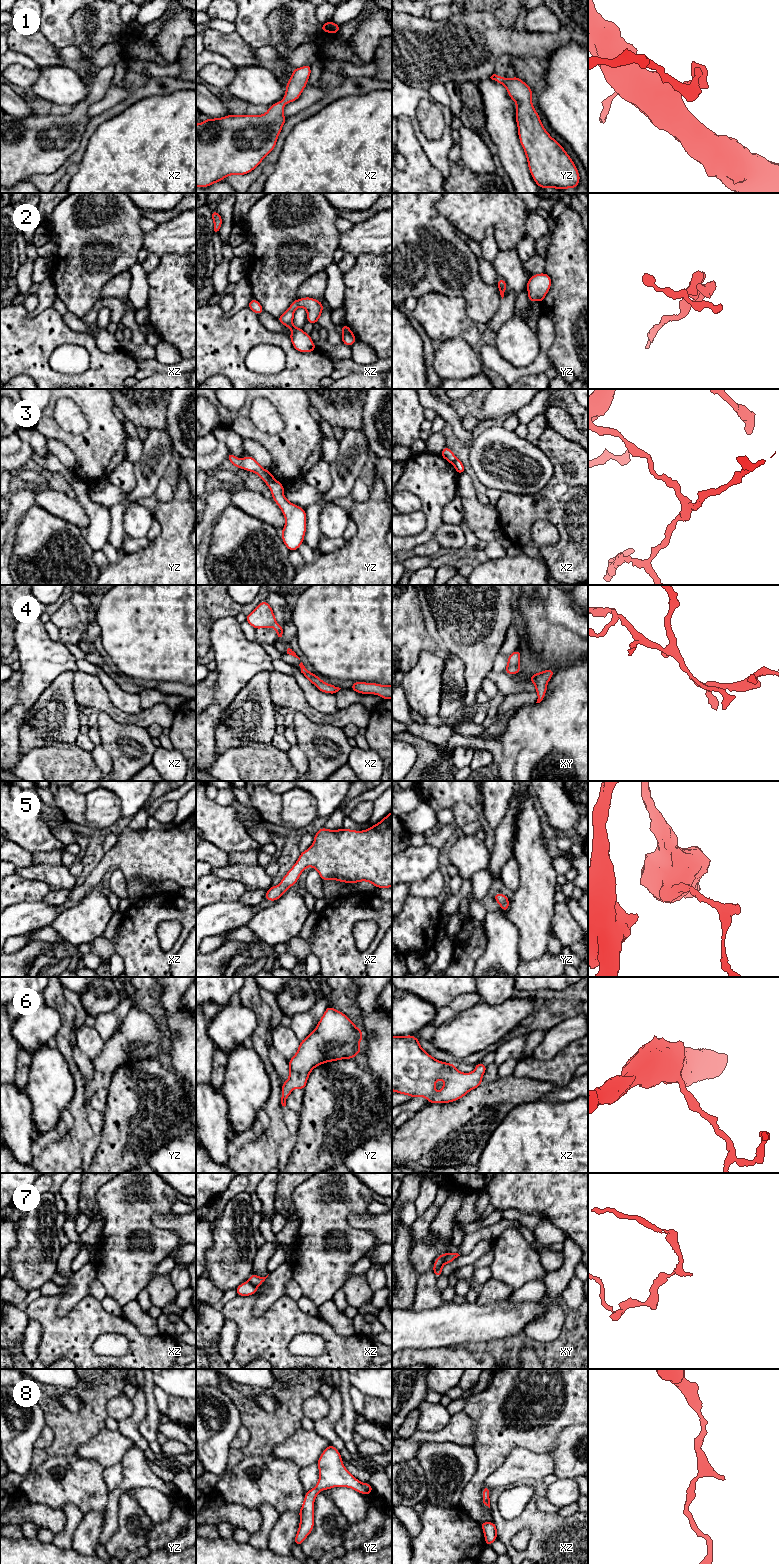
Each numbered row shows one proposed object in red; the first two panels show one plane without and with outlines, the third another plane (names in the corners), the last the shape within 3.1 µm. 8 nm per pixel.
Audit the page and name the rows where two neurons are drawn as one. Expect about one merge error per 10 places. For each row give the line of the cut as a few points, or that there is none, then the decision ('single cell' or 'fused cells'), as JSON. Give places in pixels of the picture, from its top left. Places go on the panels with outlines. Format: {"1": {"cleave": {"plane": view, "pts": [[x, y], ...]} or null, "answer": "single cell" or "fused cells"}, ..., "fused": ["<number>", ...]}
{"1": {"cleave": null, "answer": "single cell"}, "2": {"cleave": null, "answer": "single cell"}, "3": {"cleave": {"plane": "yz", "pts": [[268, 471], [267, 484]]}, "answer": "fused cells"}, "4": {"cleave": {"plane": "xy", "pts": [[518, 665], [514, 666], [509, 673]]}, "answer": "fused cells"}, "5": {"cleave": null, "answer": "single cell"}, "6": {"cleave": null, "answer": "single cell"}, "7": {"cleave": {"plane": "xy", "pts": [[447, 1253], [443, 1263], [434, 1271]]}, "answer": "fused cells"}, "8": {"cleave": null, "answer": "single cell"}, "fused": ["3", "4", "7"]}

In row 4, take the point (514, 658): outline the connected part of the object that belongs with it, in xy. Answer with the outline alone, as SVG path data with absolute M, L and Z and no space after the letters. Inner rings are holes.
M518 649L508 656L507 667L504 671L505 673L510 674L510 670L513 667L519 666L520 656L521 652Z

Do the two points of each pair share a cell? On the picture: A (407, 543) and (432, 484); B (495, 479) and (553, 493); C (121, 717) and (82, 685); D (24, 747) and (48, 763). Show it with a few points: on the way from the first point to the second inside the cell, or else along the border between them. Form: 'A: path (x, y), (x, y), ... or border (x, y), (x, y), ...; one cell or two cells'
A: path (424, 535), (432, 526), (432, 501); one cell
B: border (553, 470), (552, 477), (539, 491), (517, 495); two cells
C: path (111, 710), (92, 694); one cell
D: border (52, 744), (34, 747), (22, 756); two cells

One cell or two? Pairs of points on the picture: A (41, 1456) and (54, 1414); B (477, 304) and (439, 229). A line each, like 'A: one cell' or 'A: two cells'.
A: one cell
B: one cell

